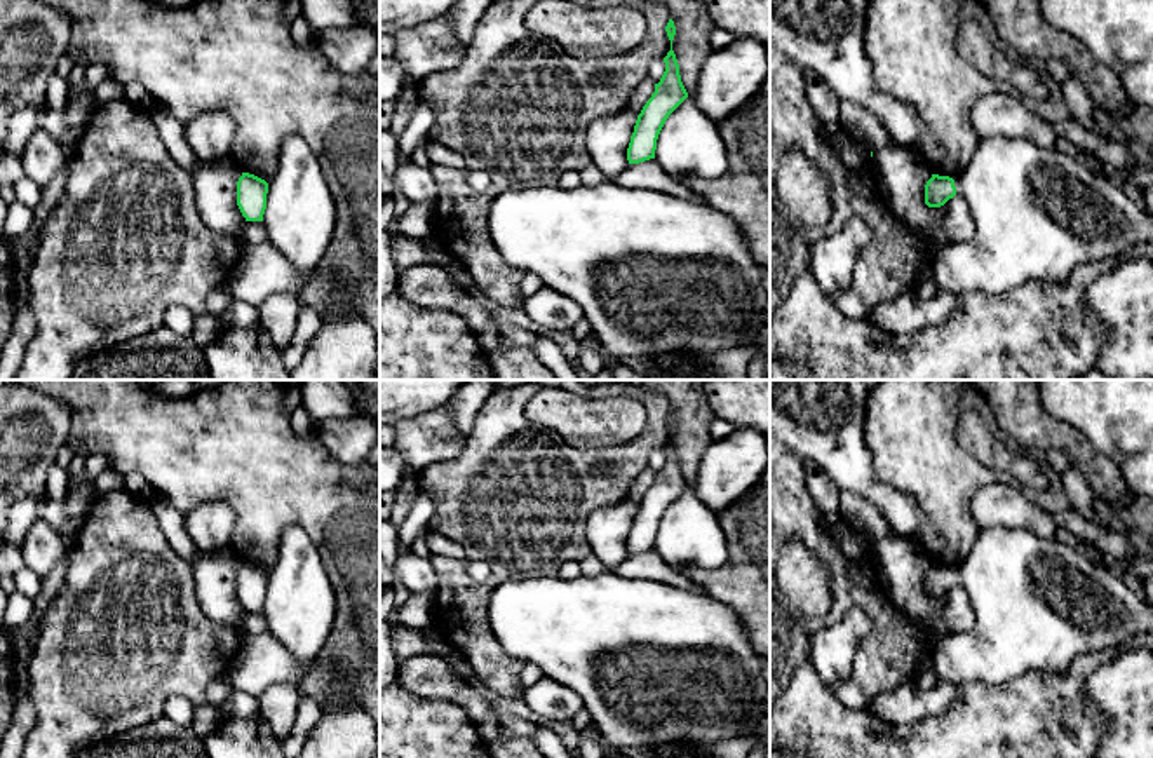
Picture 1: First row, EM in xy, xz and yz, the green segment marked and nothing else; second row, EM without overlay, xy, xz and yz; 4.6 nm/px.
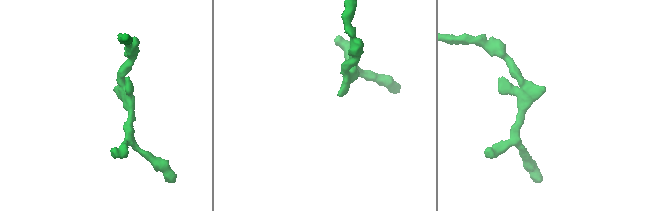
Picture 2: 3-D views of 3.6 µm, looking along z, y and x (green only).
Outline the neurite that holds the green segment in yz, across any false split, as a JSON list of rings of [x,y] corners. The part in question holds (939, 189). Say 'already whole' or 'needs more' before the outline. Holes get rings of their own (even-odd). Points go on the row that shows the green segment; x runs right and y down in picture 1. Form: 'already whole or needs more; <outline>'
needs more; [[[982,138],[960,176],[953,179],[932,174],[925,185],[928,207],[941,207],[954,195],[965,199],[975,232],[967,242],[949,244],[935,251],[935,282],[944,293],[1005,294],[1029,281],[1066,282],[1082,263],[1122,256],[1139,242],[1153,240],[1153,214],[1141,209],[1122,186],[1113,185],[1104,176],[1096,176],[1066,153],[1040,148],[1022,138]]]

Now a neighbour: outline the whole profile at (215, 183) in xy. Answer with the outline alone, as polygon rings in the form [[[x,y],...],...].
[[[230,155],[199,162],[193,176],[195,204],[202,221],[214,232],[239,237],[246,225],[237,206],[237,181],[242,173]]]

